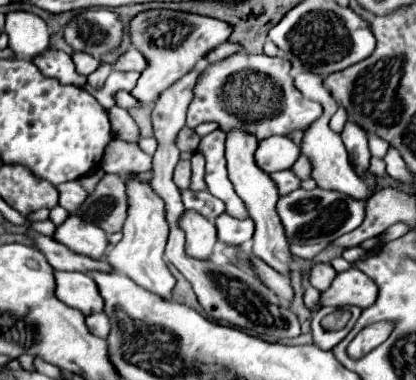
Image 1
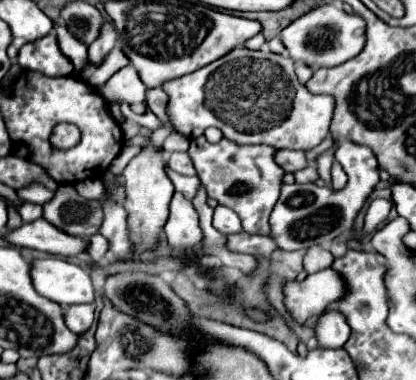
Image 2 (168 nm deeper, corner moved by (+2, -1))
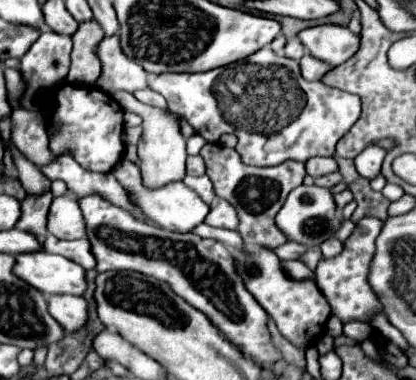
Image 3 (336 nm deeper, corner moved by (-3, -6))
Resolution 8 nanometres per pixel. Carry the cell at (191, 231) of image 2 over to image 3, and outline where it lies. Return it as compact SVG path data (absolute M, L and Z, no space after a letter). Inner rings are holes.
M121 159L117 163L117 167L113 167L113 175L129 191L131 201L149 217L149 221L163 227L163 229L177 231L177 233L189 233L193 227L203 223L205 215L209 213L209 205L191 187L187 187L183 181L173 181L173 183L167 183L163 187L149 189L149 187L143 185L139 165L135 165L127 159Z

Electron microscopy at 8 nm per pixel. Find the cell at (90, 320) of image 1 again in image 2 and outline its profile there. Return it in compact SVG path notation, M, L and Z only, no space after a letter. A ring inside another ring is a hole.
M82 304L82 306L70 306L66 308L66 326L76 332L84 334L92 322L94 322L94 304Z

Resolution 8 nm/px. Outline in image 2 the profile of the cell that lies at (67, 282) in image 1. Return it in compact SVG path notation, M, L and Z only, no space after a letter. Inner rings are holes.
M60 258L32 260L32 280L34 288L42 296L58 302L60 306L94 304L90 274L74 262Z

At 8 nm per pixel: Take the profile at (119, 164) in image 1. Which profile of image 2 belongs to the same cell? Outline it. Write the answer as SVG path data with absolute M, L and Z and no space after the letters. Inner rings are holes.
M166 168L166 174L168 174L168 178L172 180L176 192L184 194L188 200L194 198L194 192L196 192L196 188L198 188L198 184L200 184L196 176L182 176L182 174L178 174L178 172L174 172L174 170L168 170L168 168Z

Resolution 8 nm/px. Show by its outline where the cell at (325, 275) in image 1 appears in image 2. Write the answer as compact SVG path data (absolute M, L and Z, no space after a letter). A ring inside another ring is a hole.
M314 246L314 248L308 250L306 256L304 256L304 270L306 270L308 274L314 274L314 272L320 272L320 270L330 268L332 262L334 262L334 258L332 258L332 254L330 254L326 248Z

